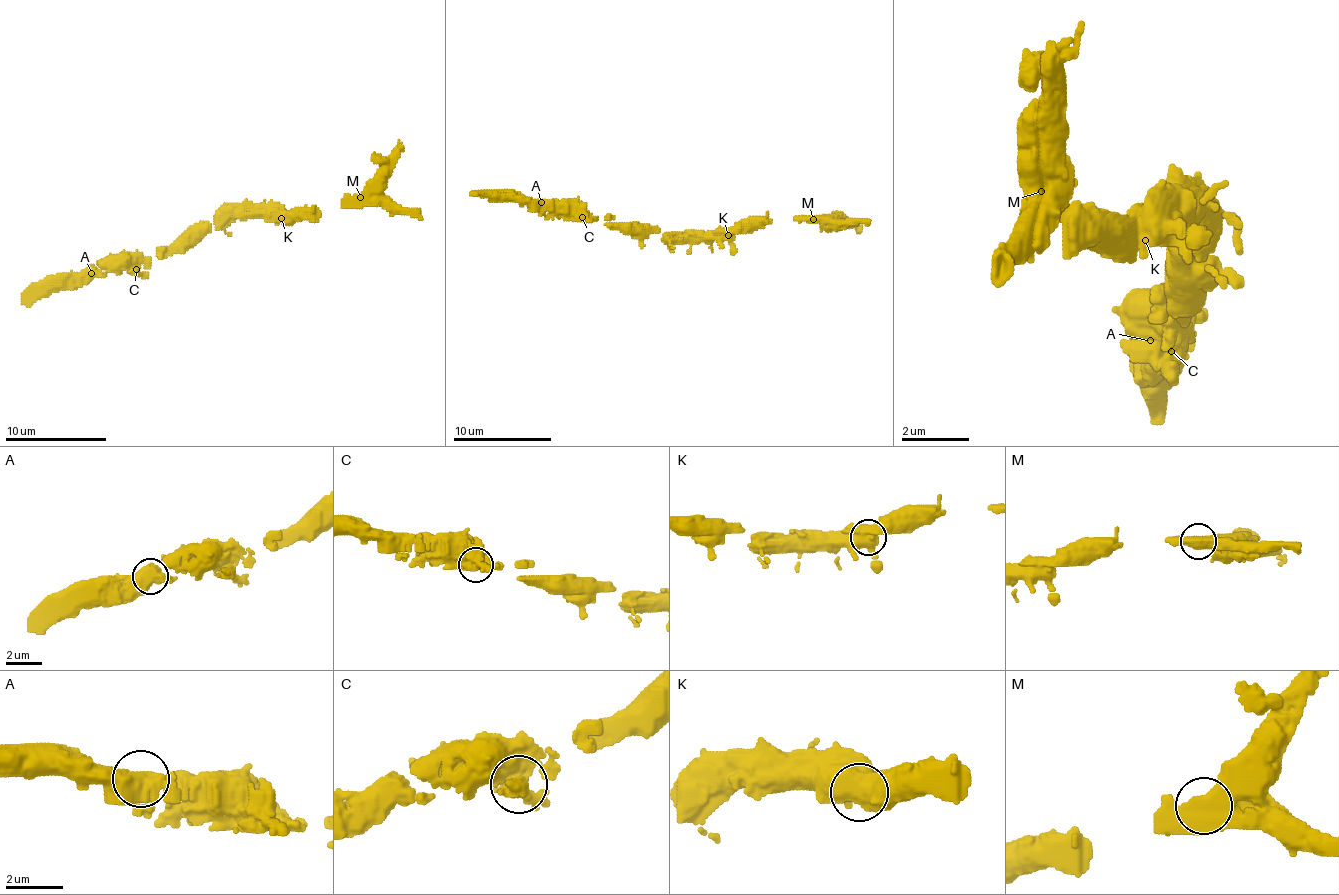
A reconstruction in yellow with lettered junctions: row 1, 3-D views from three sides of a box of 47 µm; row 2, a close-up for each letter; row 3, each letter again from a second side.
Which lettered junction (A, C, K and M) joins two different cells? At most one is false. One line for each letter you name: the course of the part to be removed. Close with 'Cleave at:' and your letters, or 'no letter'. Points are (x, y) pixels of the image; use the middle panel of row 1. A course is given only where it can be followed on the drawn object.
Cleave at: no letter

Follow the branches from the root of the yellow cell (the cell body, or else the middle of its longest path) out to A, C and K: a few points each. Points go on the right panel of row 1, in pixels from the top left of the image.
A: (1189, 237), (1194, 229), (1204, 264), (1183, 289), (1166, 288), (1171, 324), (1181, 318), (1152, 342)
C: (1189, 237), (1194, 229), (1204, 264), (1178, 292), (1183, 289), (1166, 288), (1178, 331), (1173, 354)
K: (1189, 237), (1184, 241), (1180, 226), (1187, 219), (1182, 222), (1172, 215), (1150, 229), (1145, 240)

